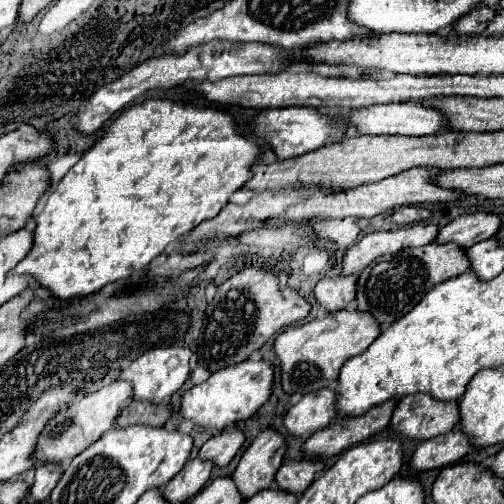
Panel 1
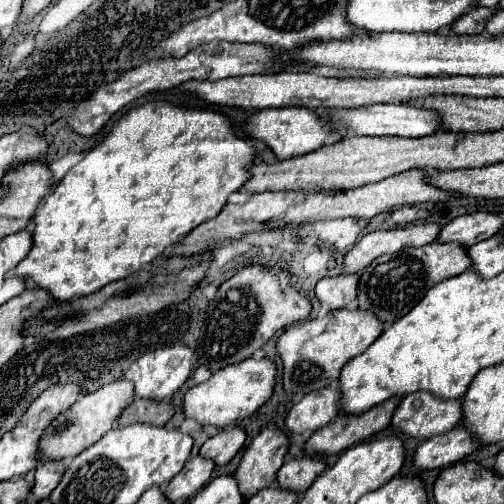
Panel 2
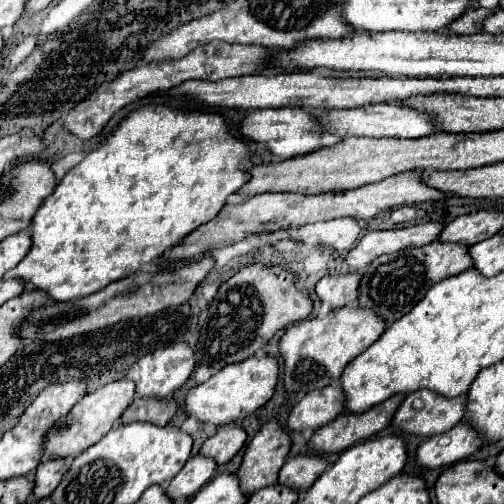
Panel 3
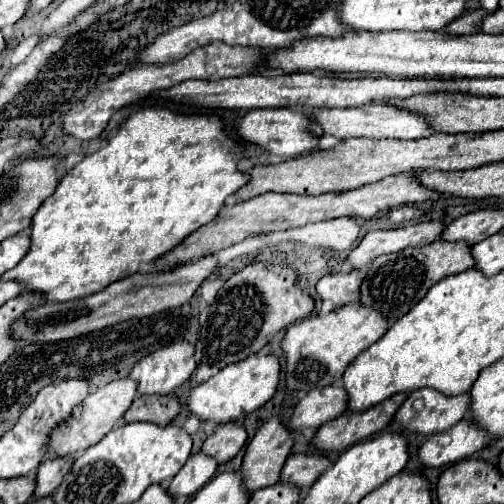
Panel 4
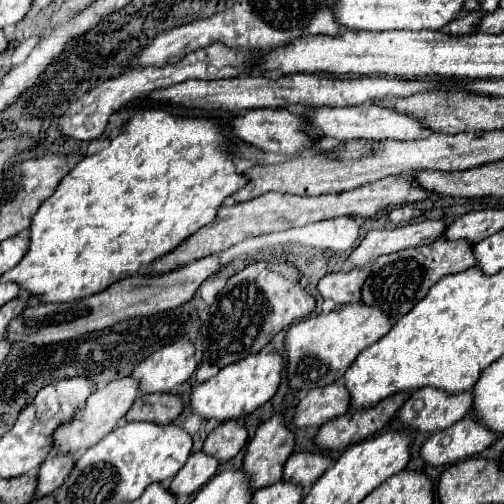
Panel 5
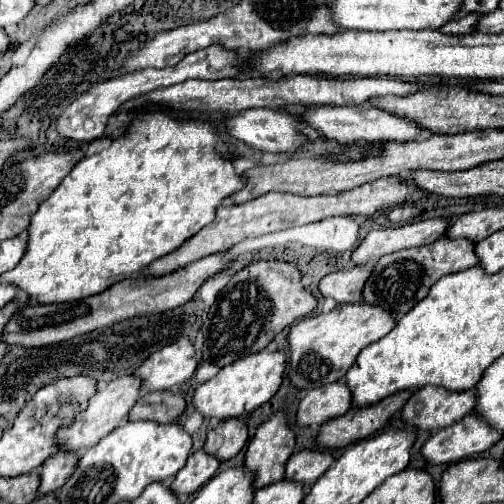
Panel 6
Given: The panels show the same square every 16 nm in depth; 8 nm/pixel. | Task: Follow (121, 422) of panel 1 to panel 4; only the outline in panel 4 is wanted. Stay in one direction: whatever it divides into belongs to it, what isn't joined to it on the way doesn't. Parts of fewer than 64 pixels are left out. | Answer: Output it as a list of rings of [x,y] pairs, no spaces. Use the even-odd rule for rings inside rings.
[[[138,396],[122,420],[126,424],[152,422],[158,426],[166,426],[178,414],[178,410],[180,404],[174,396]]]

